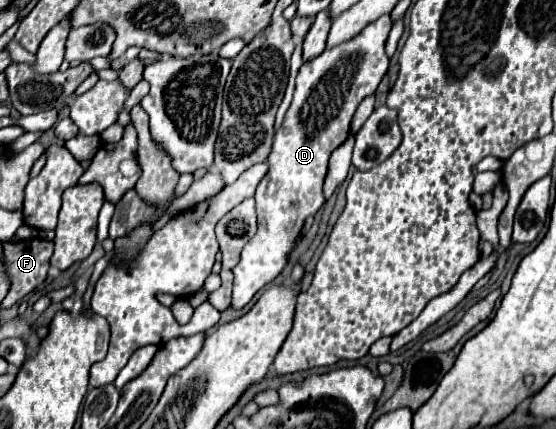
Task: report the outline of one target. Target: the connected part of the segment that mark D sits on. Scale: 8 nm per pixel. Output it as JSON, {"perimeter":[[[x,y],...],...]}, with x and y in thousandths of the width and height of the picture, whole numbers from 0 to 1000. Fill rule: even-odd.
{"perimeter":[[[687,37],[662,56],[640,89],[583,117],[572,135],[543,149],[532,182],[529,233],[507,294],[493,312],[489,354],[482,364],[486,392],[457,452],[464,541],[439,573],[435,601],[419,627],[417,718],[439,718],[468,671],[486,662],[514,625],[522,592],[536,573],[550,508],[579,485],[579,424],[590,368],[626,322],[629,280],[647,233],[673,219],[701,154],[701,135],[691,121],[701,65],[701,37]]]}

